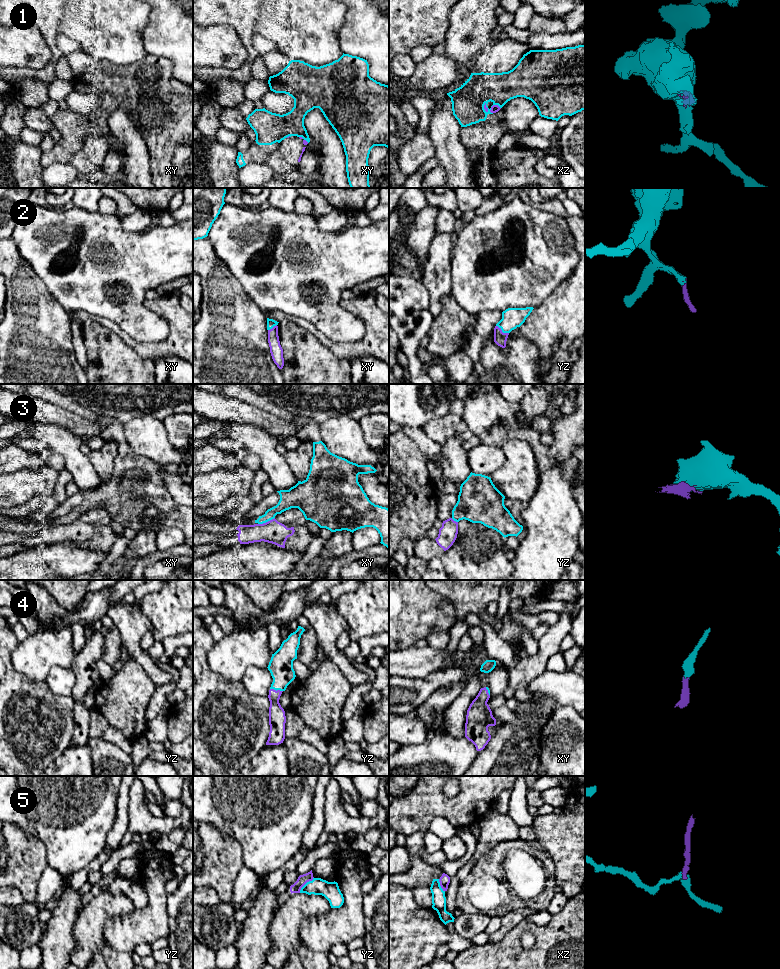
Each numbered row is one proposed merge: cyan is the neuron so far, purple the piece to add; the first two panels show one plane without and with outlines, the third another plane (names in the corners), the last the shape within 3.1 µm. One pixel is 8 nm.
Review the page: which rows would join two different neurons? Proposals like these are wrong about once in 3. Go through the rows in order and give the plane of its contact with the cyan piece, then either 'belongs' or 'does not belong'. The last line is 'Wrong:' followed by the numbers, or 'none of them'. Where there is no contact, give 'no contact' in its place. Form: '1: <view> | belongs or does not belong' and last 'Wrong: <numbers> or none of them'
1: xz | does not belong
2: yz | belongs
3: xy | does not belong
4: yz | belongs
5: yz | does not belong
Wrong: 1, 3, 5

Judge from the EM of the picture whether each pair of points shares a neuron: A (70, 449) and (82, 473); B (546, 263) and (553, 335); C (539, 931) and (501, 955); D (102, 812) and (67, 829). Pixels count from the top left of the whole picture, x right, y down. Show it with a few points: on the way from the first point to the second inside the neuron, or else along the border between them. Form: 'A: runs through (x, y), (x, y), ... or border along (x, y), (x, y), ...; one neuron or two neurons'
A: runs through (72, 455), (80, 467); one neuron
B: border along (565, 279), (534, 308); two neurons
C: runs through (539, 944), (530, 953), (514, 954); one neuron
D: runs through (93, 812), (84, 812), (76, 820); one neuron

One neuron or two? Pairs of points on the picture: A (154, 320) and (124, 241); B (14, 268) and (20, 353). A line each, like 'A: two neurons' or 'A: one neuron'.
A: one neuron
B: one neuron

